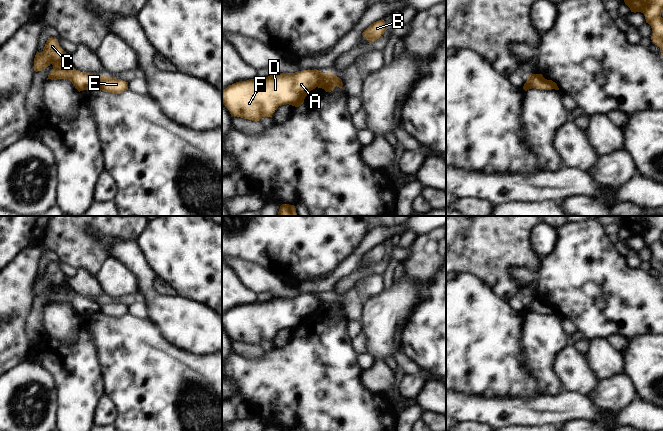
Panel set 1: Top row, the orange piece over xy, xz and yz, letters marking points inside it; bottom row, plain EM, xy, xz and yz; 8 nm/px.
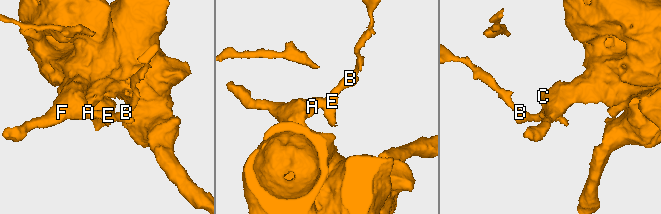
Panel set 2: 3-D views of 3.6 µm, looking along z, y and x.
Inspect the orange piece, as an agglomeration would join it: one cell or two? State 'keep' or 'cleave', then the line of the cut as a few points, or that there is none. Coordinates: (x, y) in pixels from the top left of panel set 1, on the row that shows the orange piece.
cleave | xz (324, 73), (316, 86)

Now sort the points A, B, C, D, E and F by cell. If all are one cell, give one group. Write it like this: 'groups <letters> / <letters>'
groups A C D F / B E

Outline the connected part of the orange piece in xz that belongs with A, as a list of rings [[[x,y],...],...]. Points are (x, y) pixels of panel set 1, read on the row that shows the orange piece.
[[[314,69],[295,73],[273,73],[264,78],[256,77],[247,81],[239,81],[222,91],[222,103],[234,117],[259,121],[262,117],[272,117],[281,105],[301,106],[307,94],[317,87],[323,76],[323,72]]]

